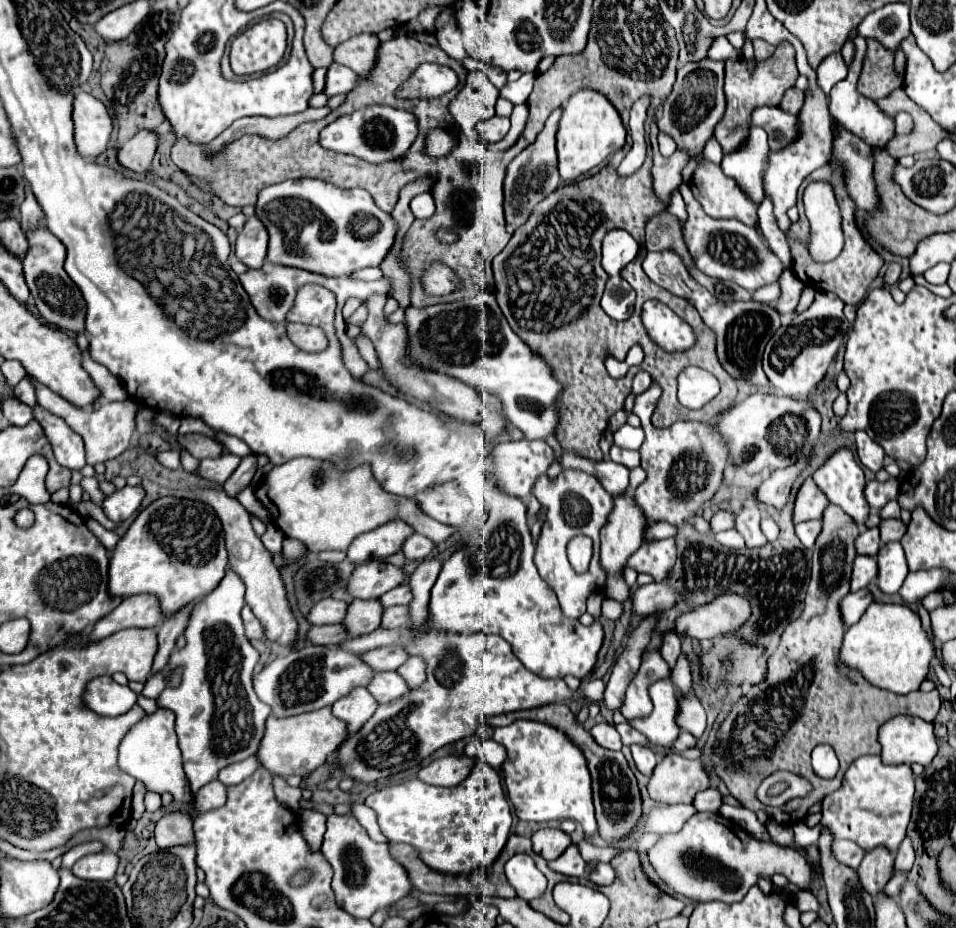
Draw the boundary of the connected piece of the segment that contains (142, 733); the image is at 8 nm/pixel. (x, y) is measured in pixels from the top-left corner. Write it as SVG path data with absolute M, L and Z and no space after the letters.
M159 708L155 714L145 716L127 736L123 738L119 746L119 768L133 778L141 780L149 792L165 794L169 792L175 802L191 804L193 792L189 788L189 780L183 772L181 764L181 750L177 746L177 734L175 734L175 714L169 710Z

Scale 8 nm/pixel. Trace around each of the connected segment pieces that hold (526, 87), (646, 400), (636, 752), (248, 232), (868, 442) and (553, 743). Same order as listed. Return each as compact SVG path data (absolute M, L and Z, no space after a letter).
M523 74L519 80L515 82L509 82L501 88L501 98L509 100L511 104L525 104L529 94L531 94L531 88L533 88L533 80L535 80L535 74Z
M655 382L647 392L635 398L633 414L639 416L641 428L645 432L645 442L639 448L641 468L647 472L647 480L635 490L635 496L639 496L639 506L649 522L665 520L679 526L685 524L693 514L701 512L703 504L709 502L715 490L721 486L727 452L723 452L723 444L711 436L711 424L675 422L669 428L655 428L651 424L651 414L657 400L659 386Z
M631 744L631 754L633 754L633 760L635 760L637 770L641 774L645 774L645 776L651 776L653 768L655 768L655 752L653 750L647 750L645 746Z
M251 216L245 222L245 228L239 232L235 254L247 268L259 268L265 262L265 256L267 256L267 230L257 220L257 216Z
M863 430L855 432L855 446L857 446L857 456L865 468L873 472L883 468L883 458L885 458L883 448L879 448L879 444L875 444Z
M517 720L507 728L495 728L493 740L507 750L501 774L519 820L549 822L569 818L583 826L585 838L591 838L597 832L587 760L583 760L583 752L579 752L569 738L565 738L559 730L553 730L549 724Z

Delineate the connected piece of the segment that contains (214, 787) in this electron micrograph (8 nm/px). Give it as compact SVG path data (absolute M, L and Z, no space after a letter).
M213 780L197 792L197 812L205 812L205 810L217 808L217 806L223 806L226 800L227 788L225 784L219 780Z

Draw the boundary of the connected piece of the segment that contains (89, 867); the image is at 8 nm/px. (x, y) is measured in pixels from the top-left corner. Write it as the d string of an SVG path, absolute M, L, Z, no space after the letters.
M111 850L87 854L73 864L73 874L83 880L111 880L115 878L119 856Z

